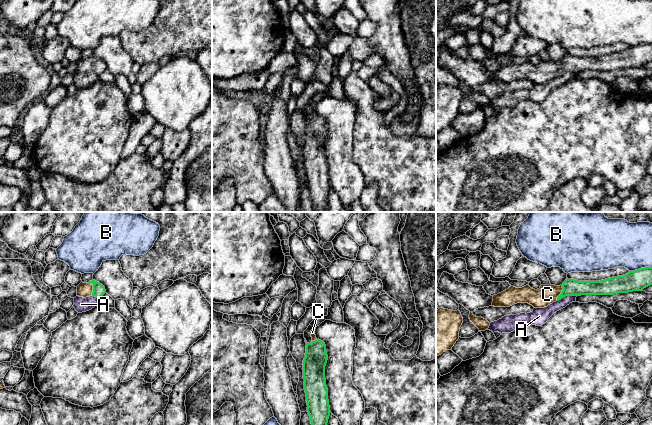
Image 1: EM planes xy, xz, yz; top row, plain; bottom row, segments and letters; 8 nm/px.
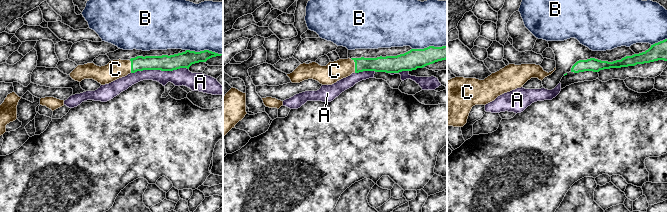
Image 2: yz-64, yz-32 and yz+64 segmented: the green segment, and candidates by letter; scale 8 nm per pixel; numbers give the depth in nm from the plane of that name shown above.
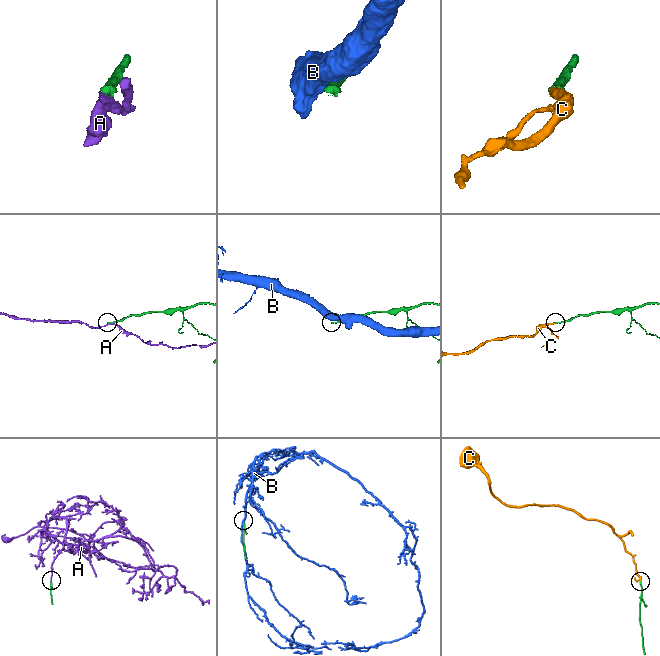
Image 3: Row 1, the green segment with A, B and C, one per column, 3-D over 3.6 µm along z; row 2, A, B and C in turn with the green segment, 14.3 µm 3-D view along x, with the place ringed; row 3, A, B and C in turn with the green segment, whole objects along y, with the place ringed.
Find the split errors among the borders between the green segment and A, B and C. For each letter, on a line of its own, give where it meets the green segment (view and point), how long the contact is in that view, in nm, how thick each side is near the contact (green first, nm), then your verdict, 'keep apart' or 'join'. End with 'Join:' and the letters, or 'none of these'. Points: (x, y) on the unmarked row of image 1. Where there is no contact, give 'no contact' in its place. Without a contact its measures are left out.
A: meets green in yz at (566, 71); contact 170 nm long; 140 nm thick on the green side, 120 nm on the other; keep apart
B: meets green in yz at (641, 44); contact 190 nm long; 170 nm thick on the green side, 360 nm on the other; keep apart
C: meets green in xy at (93, 64); contact 120 nm long; 100 nm thick on the green side, 120 nm on the other; join
Join: C

